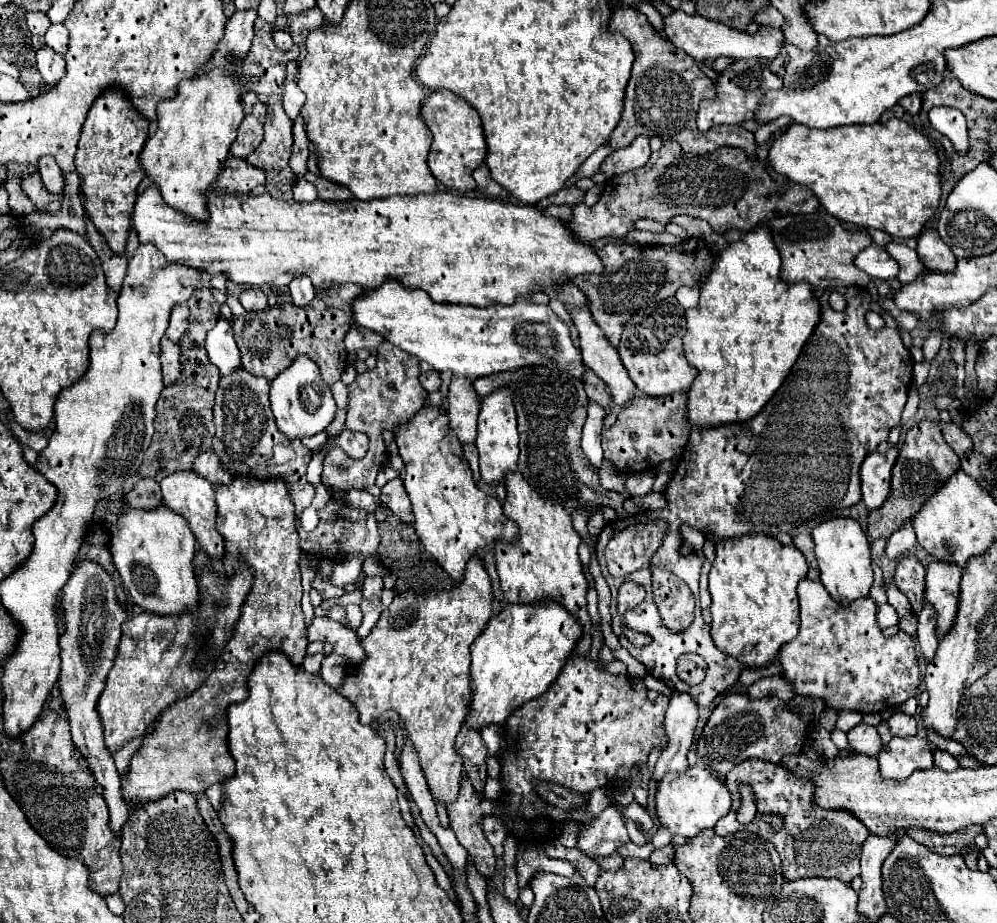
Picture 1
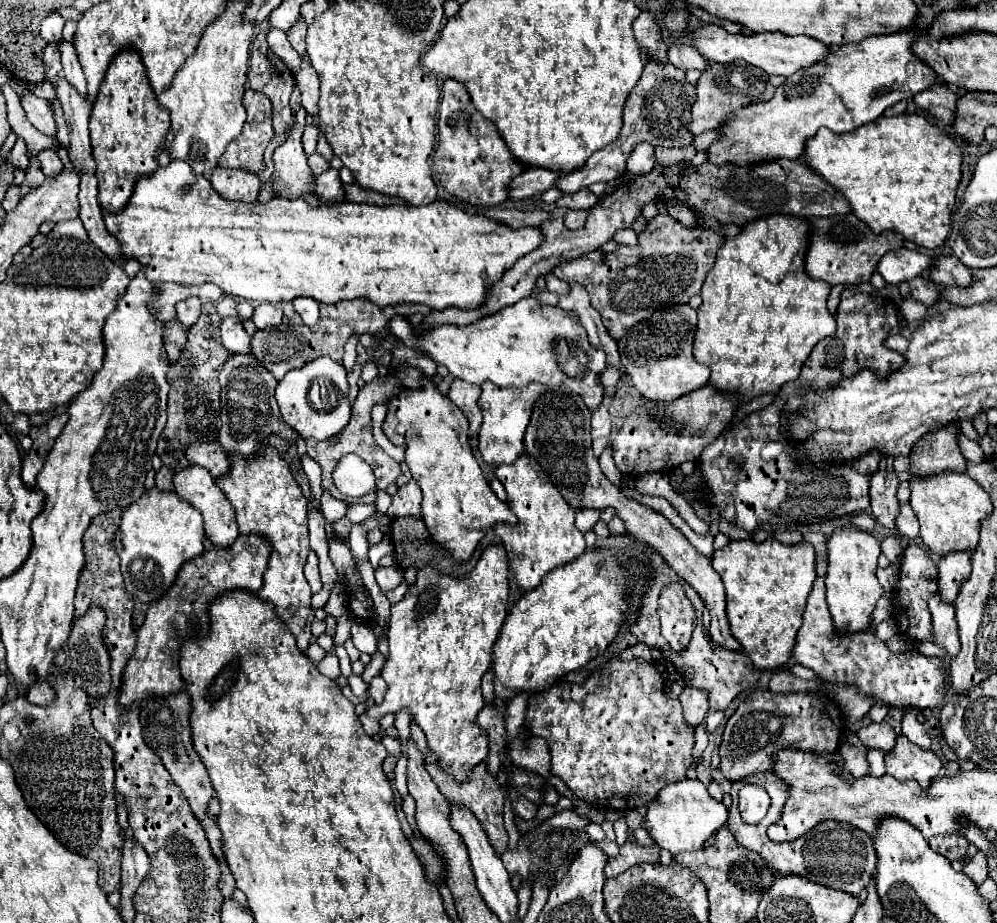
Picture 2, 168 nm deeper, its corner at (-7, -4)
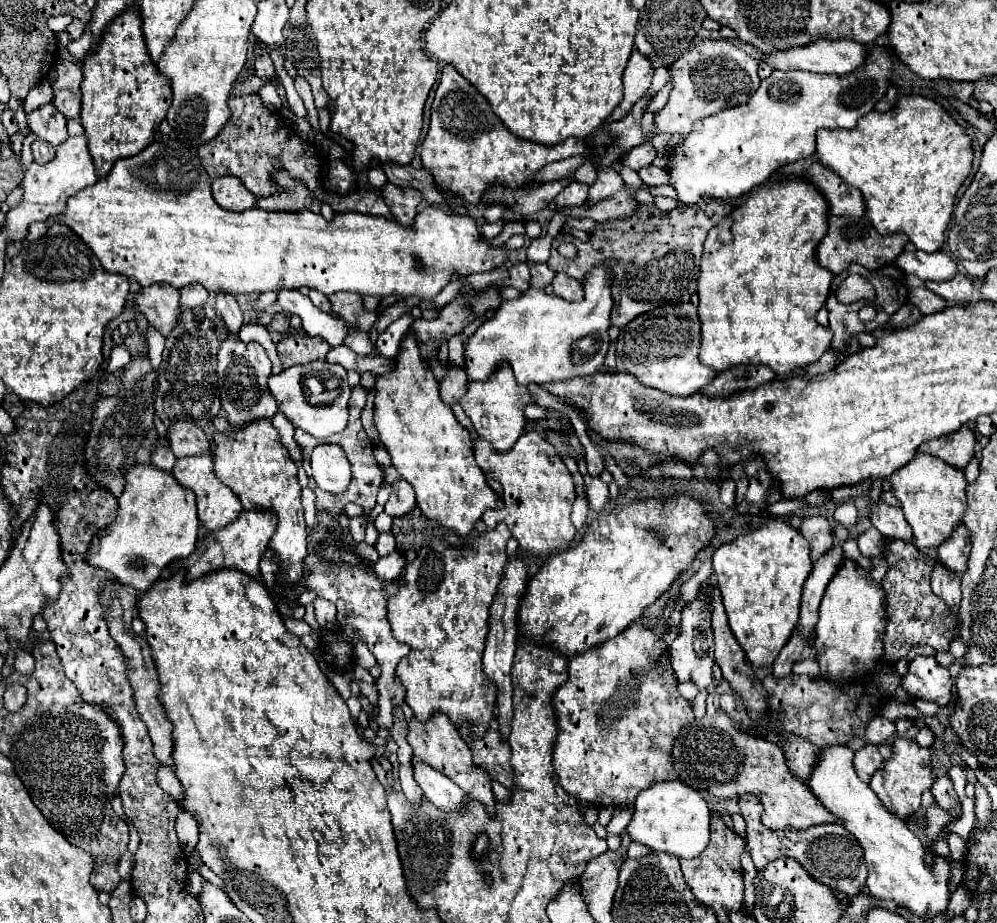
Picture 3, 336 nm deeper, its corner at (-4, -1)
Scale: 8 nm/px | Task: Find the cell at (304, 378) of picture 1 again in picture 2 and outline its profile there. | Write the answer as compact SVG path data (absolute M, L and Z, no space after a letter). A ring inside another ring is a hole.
M319 357L301 369L289 371L275 389L275 399L281 409L281 417L291 425L303 439L327 441L329 437L341 433L341 429L349 423L351 405L349 405L349 383L347 371L341 363L331 357Z

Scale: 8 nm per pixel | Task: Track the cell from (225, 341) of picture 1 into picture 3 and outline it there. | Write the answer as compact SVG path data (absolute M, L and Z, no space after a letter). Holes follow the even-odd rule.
M216 294L216 310L226 324L228 334L236 336L240 332L242 324L244 324L242 322L242 312L236 304L236 298L232 294Z

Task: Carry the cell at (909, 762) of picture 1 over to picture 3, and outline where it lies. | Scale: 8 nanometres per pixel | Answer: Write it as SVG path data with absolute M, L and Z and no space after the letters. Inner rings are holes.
M894 738L890 742L892 756L882 762L882 766L876 770L876 774L870 780L870 788L876 792L876 796L884 802L884 806L898 814L902 820L908 820L918 808L920 808L920 796L924 790L930 790L934 784L934 770L936 764L932 760L932 750L918 746L910 738Z

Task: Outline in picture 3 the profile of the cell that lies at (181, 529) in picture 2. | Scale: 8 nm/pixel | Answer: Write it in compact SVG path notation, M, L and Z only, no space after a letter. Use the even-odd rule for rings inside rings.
M136 464L126 474L126 486L118 502L118 518L92 538L86 560L110 570L122 584L146 592L172 560L182 560L194 552L200 526L196 498L172 474L162 474L152 464Z

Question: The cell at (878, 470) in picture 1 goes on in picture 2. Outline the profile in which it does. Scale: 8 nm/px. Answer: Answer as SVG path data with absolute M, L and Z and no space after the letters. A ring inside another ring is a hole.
M881 469L871 477L871 515L879 525L887 529L895 529L895 519L899 515L899 501L895 497L897 487L899 479L891 469Z

